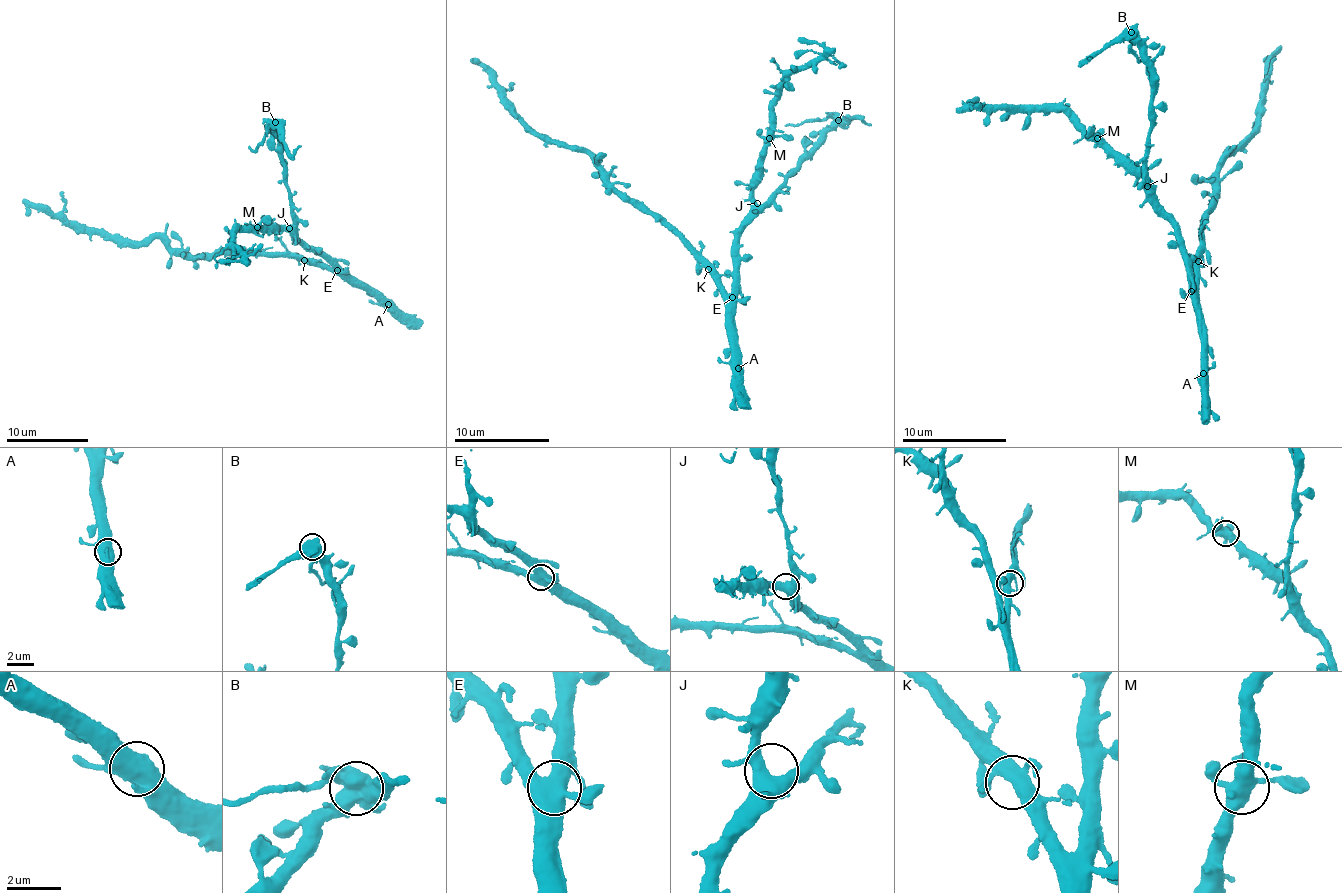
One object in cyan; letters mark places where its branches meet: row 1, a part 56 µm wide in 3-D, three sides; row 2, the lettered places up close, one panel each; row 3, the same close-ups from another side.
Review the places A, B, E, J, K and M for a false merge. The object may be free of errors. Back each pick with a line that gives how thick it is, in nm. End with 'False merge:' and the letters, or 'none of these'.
B: Thickness 600 nm
False merge: B

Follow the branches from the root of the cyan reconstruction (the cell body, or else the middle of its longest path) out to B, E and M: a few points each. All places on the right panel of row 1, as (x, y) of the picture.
B: (1193, 260), (1193, 287), (1173, 226), (1149, 185), (1146, 141), (1150, 127), (1151, 63), (1140, 39), (1131, 32)
E: (1193, 260), (1195, 279), (1191, 291)
M: (1193, 260), (1193, 287), (1173, 226), (1152, 196), (1148, 183), (1117, 162), (1097, 138)

